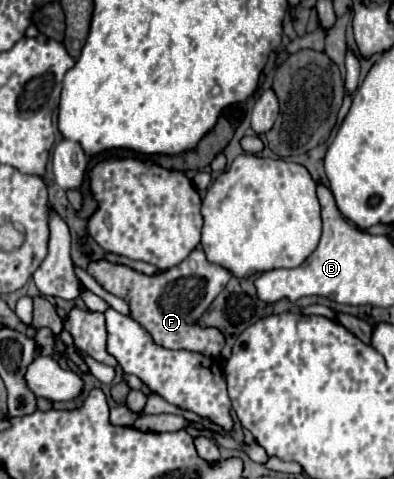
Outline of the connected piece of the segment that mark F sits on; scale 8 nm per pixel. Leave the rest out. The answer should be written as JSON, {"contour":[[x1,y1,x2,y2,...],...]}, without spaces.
{"contour":[[198,246,182,264,164,270,158,276,146,276,136,272,124,264,90,262,88,272,112,294,124,298,130,304,132,318,140,320,140,324,152,334,156,344,172,350,192,350,204,356,218,358,224,346,224,336,216,332,216,328,198,328,196,320,204,314,204,310,212,304,212,300,222,292,222,288,230,280,230,272,218,264,206,260,204,250]]}

